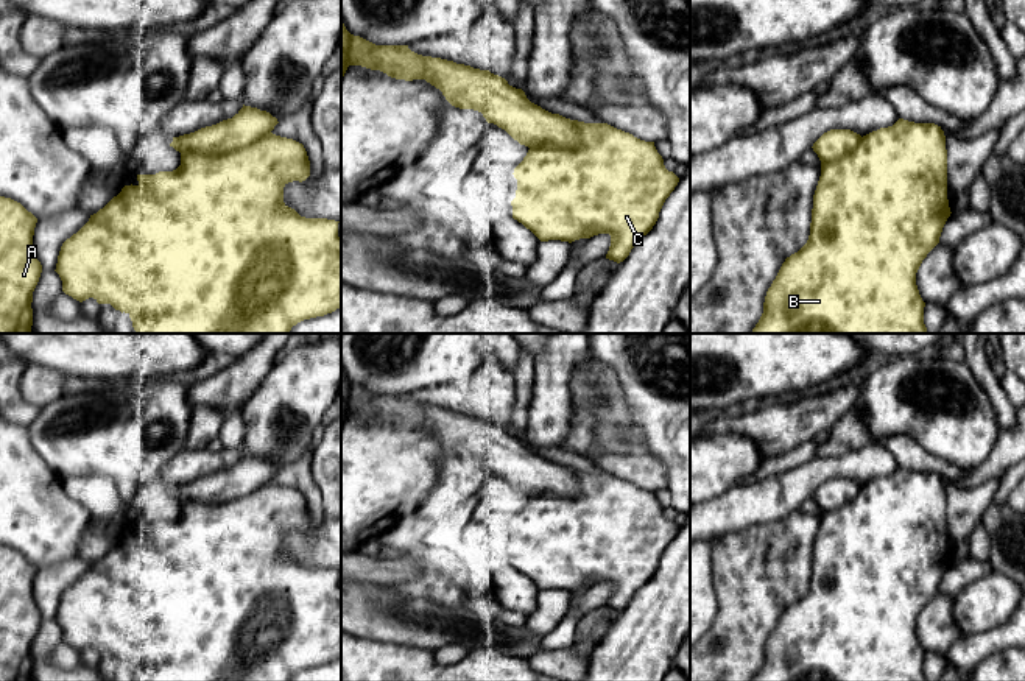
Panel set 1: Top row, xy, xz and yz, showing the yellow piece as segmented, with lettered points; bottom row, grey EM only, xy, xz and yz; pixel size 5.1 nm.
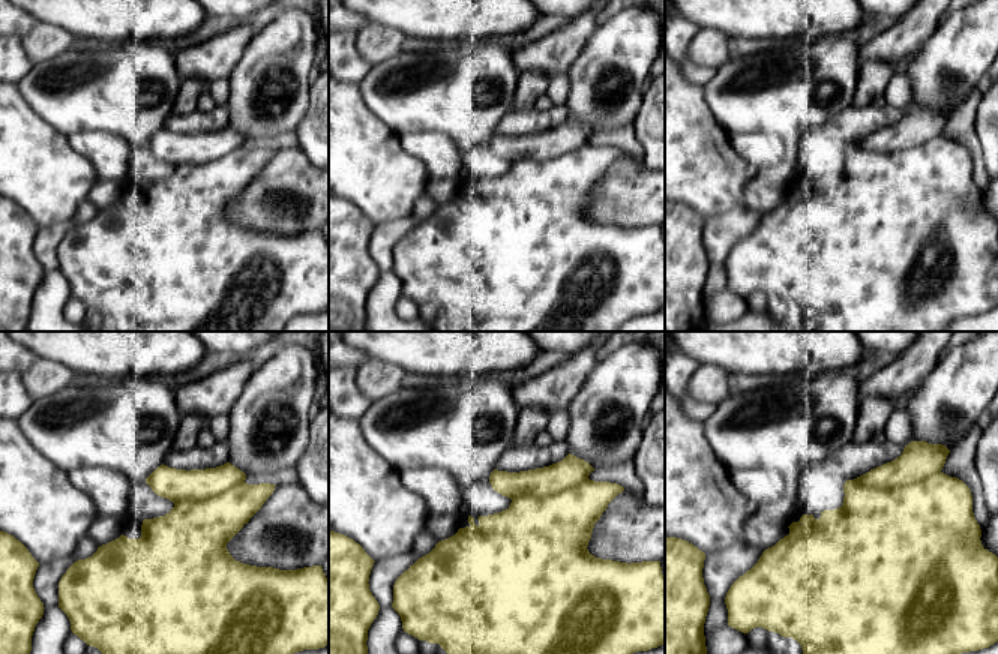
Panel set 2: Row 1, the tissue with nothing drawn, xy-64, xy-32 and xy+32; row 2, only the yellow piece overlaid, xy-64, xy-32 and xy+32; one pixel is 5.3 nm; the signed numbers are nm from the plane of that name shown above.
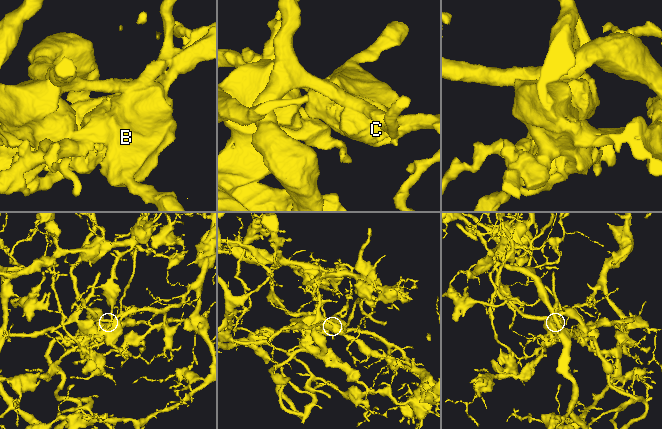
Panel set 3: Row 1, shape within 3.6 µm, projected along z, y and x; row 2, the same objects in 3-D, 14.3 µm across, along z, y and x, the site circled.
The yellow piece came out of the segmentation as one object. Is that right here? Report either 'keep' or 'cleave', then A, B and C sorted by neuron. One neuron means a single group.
cleave; A / B C

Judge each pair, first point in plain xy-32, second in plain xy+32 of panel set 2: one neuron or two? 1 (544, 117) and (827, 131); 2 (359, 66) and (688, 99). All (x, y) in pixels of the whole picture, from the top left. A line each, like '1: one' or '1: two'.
1: one
2: two

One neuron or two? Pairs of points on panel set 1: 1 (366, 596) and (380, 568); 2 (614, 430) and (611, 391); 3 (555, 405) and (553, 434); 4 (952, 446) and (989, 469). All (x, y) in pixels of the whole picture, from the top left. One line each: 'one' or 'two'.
1: two
2: one
3: one
4: two

